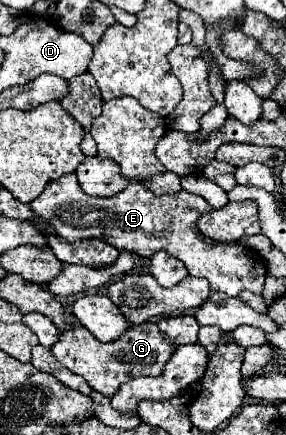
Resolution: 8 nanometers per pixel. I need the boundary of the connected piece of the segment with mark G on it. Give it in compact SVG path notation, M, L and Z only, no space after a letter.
M154 323L130 327L120 339L110 343L96 341L96 337L92 337L92 333L80 325L74 329L62 329L60 339L52 345L54 357L64 367L82 375L94 391L100 391L106 397L112 397L118 387L130 379L136 379L140 375L160 375L164 363L170 359L174 349L176 347Z

